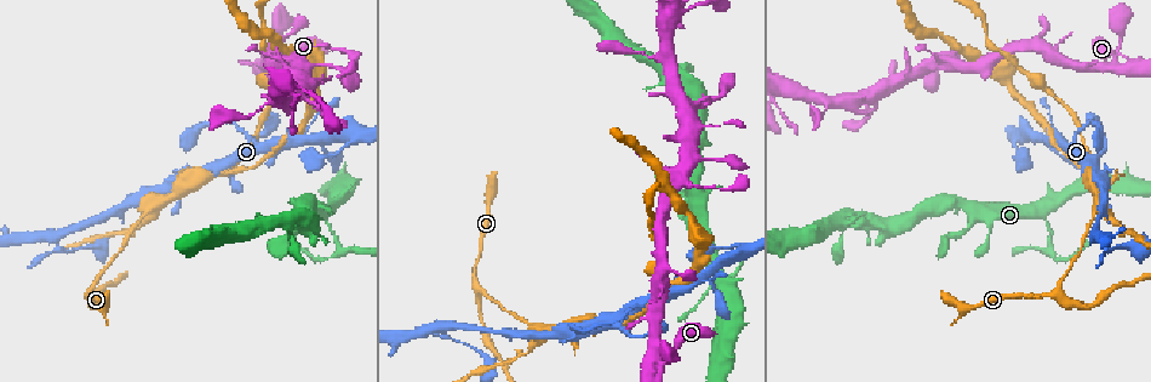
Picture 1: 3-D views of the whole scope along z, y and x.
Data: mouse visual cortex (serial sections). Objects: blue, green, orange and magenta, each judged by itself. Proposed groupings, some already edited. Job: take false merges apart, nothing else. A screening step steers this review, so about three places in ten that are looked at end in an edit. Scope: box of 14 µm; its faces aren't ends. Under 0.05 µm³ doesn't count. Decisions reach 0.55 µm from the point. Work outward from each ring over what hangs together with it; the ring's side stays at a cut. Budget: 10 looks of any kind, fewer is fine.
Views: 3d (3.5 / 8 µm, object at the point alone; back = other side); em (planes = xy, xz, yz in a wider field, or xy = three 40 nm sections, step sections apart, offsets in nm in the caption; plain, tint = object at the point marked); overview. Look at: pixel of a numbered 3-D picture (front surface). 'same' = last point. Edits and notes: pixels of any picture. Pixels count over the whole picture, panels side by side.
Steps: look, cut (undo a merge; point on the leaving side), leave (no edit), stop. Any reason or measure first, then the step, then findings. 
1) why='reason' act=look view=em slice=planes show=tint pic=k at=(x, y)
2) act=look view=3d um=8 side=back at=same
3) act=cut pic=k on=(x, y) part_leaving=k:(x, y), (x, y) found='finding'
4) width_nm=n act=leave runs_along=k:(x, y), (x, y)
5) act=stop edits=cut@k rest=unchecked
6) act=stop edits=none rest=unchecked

why='sharp bend' act=look view=3d um=8 pic=1 at=(59, 237)

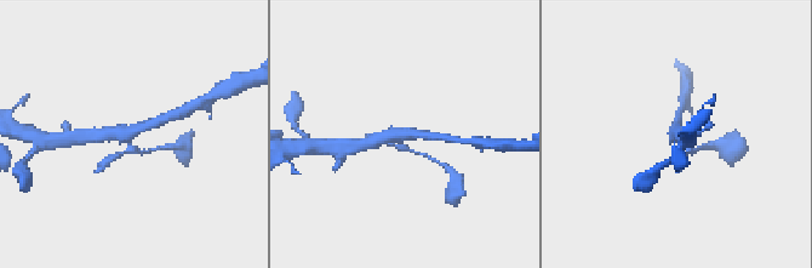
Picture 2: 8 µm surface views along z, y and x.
act=look view=3d um=3.5 pic=2 at=(128, 135)

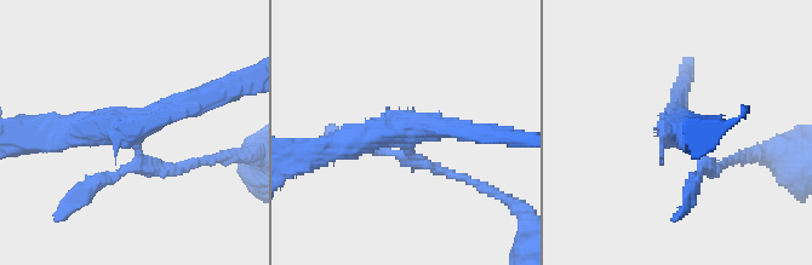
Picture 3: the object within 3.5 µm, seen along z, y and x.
act=look view=em slice=xy step=2 show=tint pic=3 at=(409, 135)

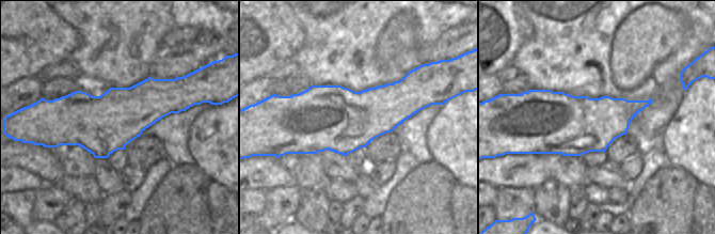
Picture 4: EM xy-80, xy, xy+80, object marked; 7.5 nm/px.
act=leave found='all the same cell'

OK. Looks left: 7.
act=look view=em slice=xy step=1 show=tint pic=1 at=(1057, 290)

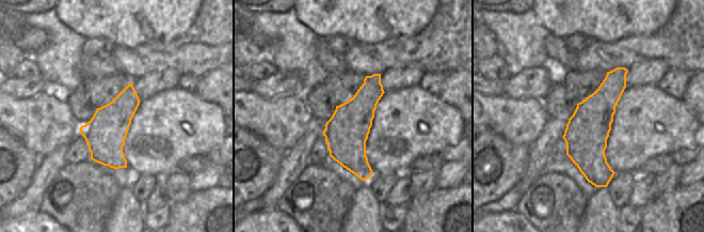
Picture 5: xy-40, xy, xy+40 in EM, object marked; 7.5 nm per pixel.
act=look view=3d um=3.5 at=same

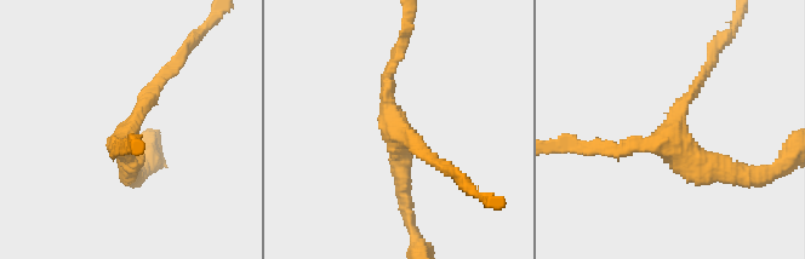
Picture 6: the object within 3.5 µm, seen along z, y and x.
width_nm=320 act=leave runs_along=5:(622, 70), (595, 112), (604, 184) found='continuous, no second cell'

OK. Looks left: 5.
why='thin neck' act=look view=3d um=8 pic=1 at=(1042, 33)

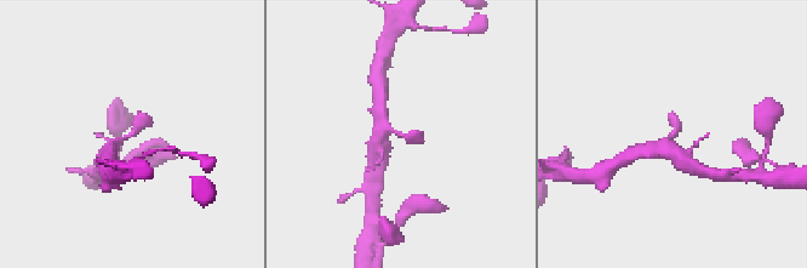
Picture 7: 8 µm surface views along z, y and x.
why='closer look' act=look view=3d um=3.5 pic=7 at=(132, 135)

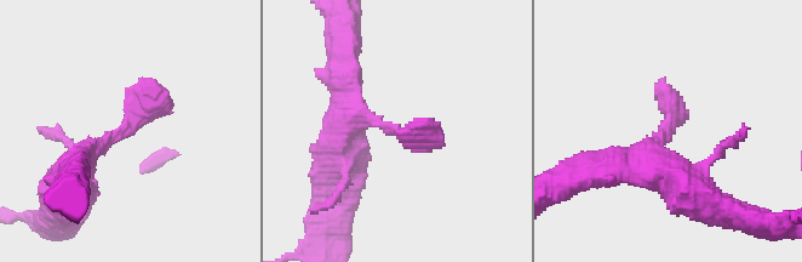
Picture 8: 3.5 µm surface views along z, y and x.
act=leave runs_along=8:(69, 177), (148, 103), (143, 81) found='one cell here'

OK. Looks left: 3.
act=look view=3d um=8 pic=1 at=(1037, 209)

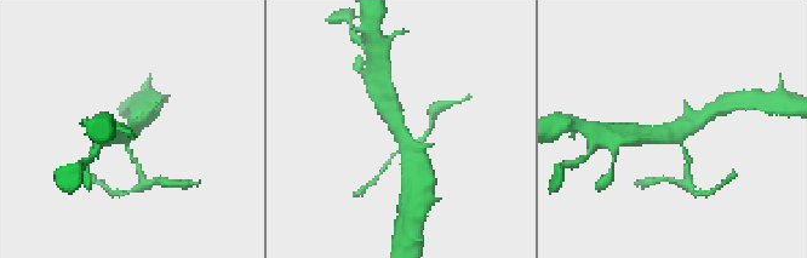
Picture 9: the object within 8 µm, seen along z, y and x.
act=look view=3d um=3.5 pic=9 at=(676, 131)

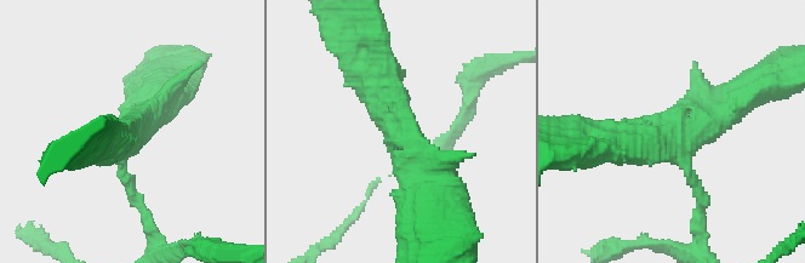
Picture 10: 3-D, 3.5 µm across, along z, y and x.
why='shape alone is not enough' act=look view=em slice=xy step=5 show=tint pic=10 at=(399, 131)

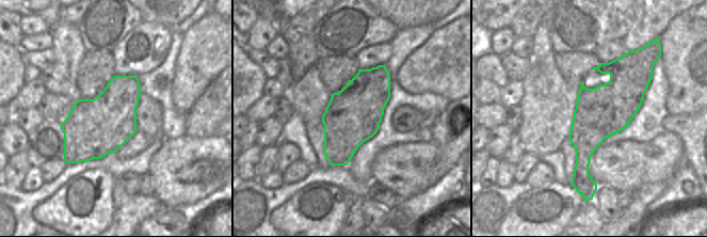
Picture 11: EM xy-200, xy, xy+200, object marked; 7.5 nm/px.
act=leave runs_along=10:(367, 61), (427, 192) found='one cell here'

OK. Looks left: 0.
act=stop edits=none rest=unchecked

